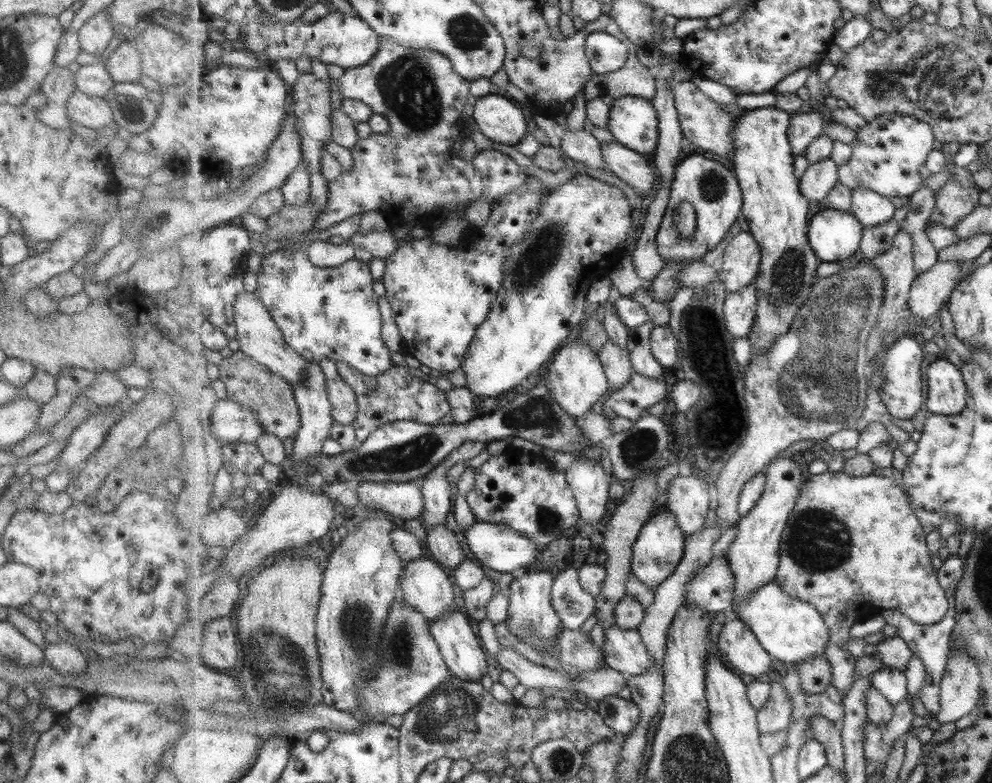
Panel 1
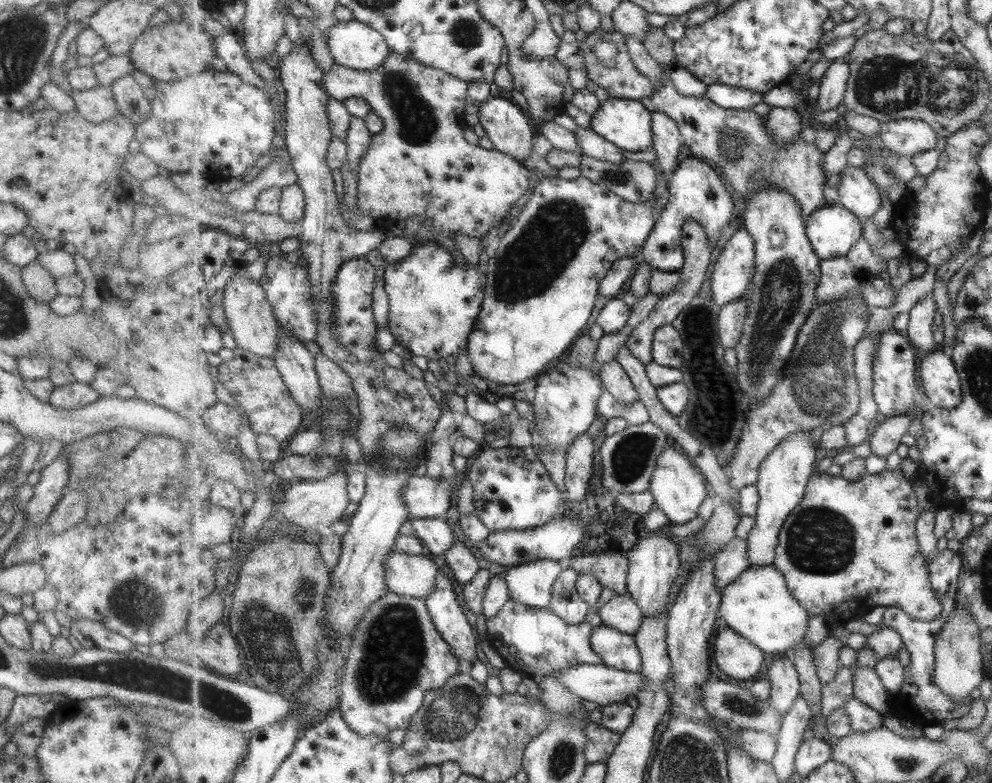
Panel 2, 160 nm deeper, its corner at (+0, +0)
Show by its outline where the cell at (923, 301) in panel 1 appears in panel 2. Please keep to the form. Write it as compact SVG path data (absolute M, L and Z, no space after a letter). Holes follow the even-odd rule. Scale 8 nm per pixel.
M930 292L909 313L908 328L905 330L907 337L916 348L926 353L935 353L937 343L933 340L933 331L938 324L937 304Z

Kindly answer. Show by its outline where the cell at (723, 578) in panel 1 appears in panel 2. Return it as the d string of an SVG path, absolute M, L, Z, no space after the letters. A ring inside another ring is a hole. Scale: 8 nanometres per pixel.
M735 537L715 555L715 578L720 591L751 567L747 538Z

